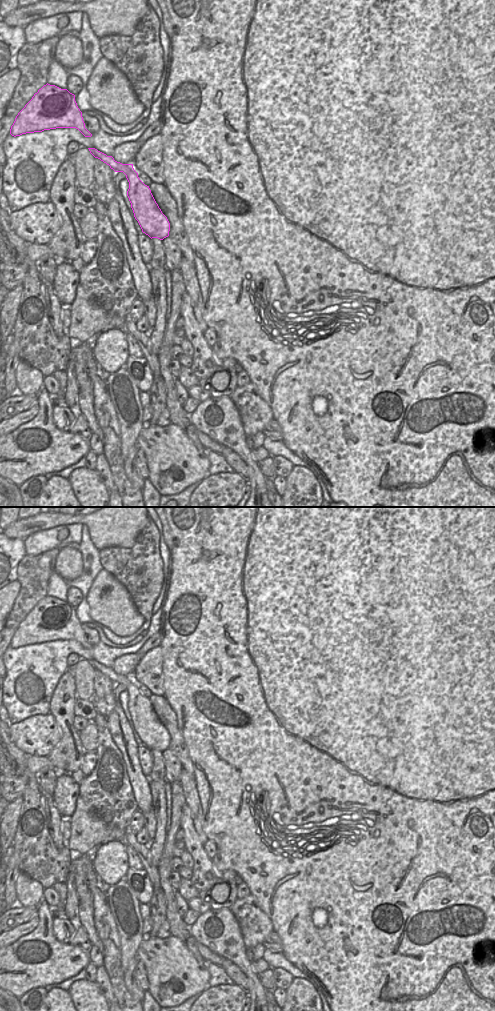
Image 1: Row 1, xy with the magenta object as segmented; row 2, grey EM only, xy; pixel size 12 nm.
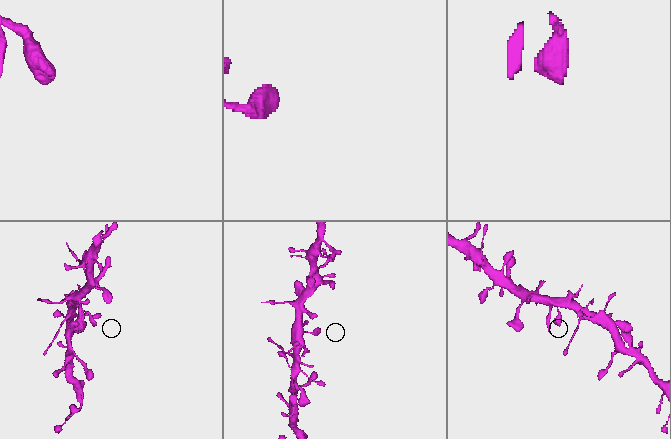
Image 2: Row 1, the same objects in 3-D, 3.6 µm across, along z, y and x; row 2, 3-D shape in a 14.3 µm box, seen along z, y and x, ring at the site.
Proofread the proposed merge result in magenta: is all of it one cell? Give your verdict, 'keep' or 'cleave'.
keep

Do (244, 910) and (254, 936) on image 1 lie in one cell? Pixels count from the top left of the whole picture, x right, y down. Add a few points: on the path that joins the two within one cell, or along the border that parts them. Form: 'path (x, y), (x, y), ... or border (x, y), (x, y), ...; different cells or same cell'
path (249, 916), (254, 929); same cell

